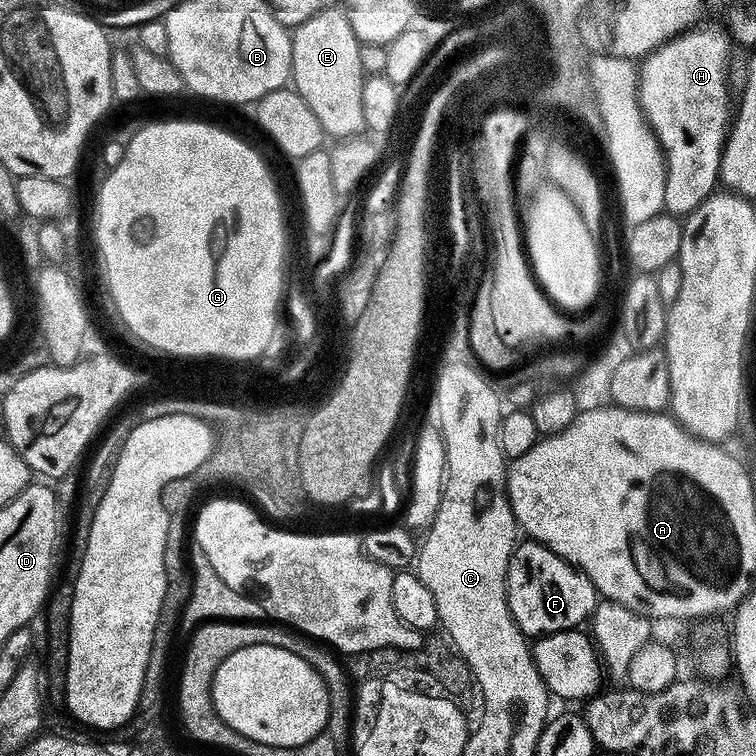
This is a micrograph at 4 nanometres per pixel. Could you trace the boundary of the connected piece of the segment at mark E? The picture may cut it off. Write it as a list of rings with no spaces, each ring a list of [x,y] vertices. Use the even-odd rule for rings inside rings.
[[[340,6],[323,8],[321,12],[316,12],[310,18],[306,18],[306,22],[295,25],[291,38],[291,83],[294,85],[294,91],[306,102],[306,106],[310,106],[310,110],[314,110],[314,115],[318,117],[318,122],[322,122],[325,133],[329,137],[340,136],[336,138],[352,138],[363,133],[365,127],[362,90],[364,89],[366,74],[362,70],[361,43],[351,28],[347,12]]]

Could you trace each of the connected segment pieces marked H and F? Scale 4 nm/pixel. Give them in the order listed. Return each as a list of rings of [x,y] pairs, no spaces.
[[[697,26],[689,31],[683,32],[681,36],[675,36],[673,40],[667,40],[661,48],[657,48],[654,52],[649,52],[643,57],[642,63],[638,68],[638,99],[640,108],[644,111],[644,119],[648,121],[648,126],[656,136],[656,141],[660,144],[660,150],[664,154],[664,206],[663,211],[667,215],[677,218],[686,218],[694,210],[698,210],[698,206],[702,206],[702,202],[706,202],[706,198],[717,191],[718,181],[720,179],[720,156],[724,153],[724,141],[728,139],[730,131],[730,117],[734,112],[734,104],[728,101],[728,64],[724,59],[728,56],[728,44],[730,45],[730,36],[723,27],[720,28],[704,28],[705,26]]]
[[[531,538],[513,548],[508,563],[508,609],[525,637],[539,638],[579,629],[583,625],[580,623],[591,617],[597,603],[595,586],[554,550]]]

